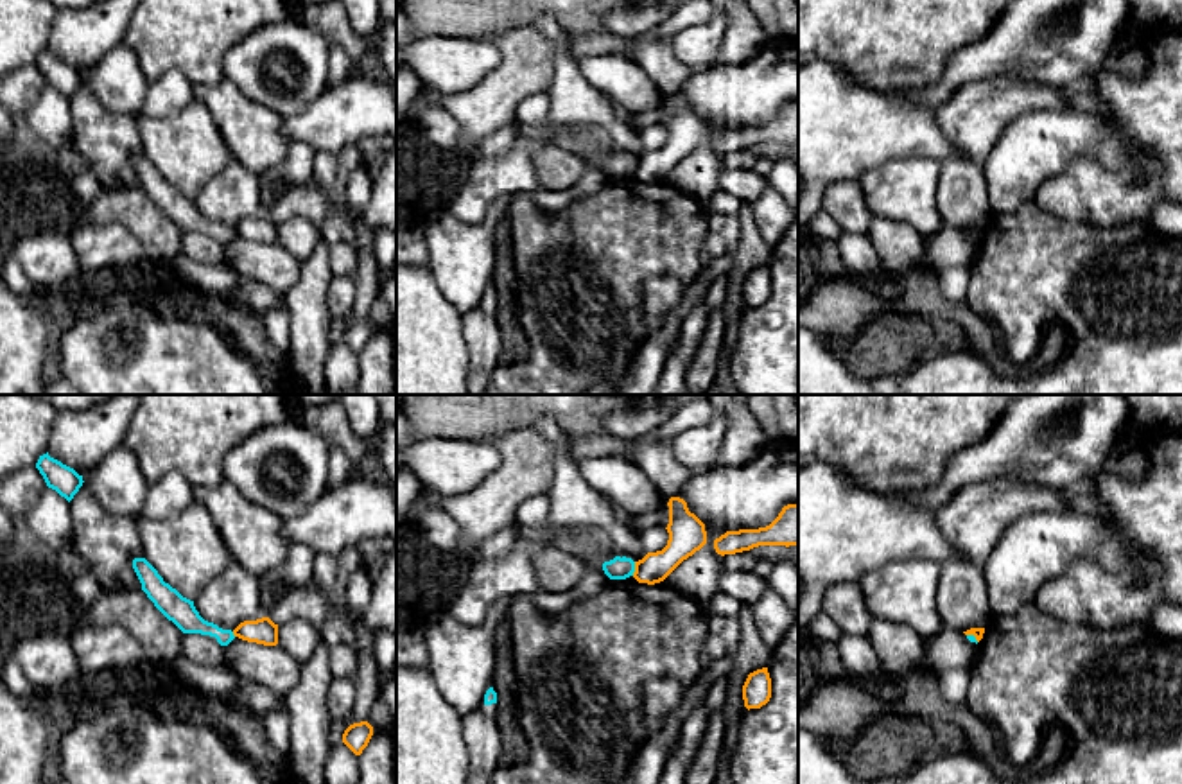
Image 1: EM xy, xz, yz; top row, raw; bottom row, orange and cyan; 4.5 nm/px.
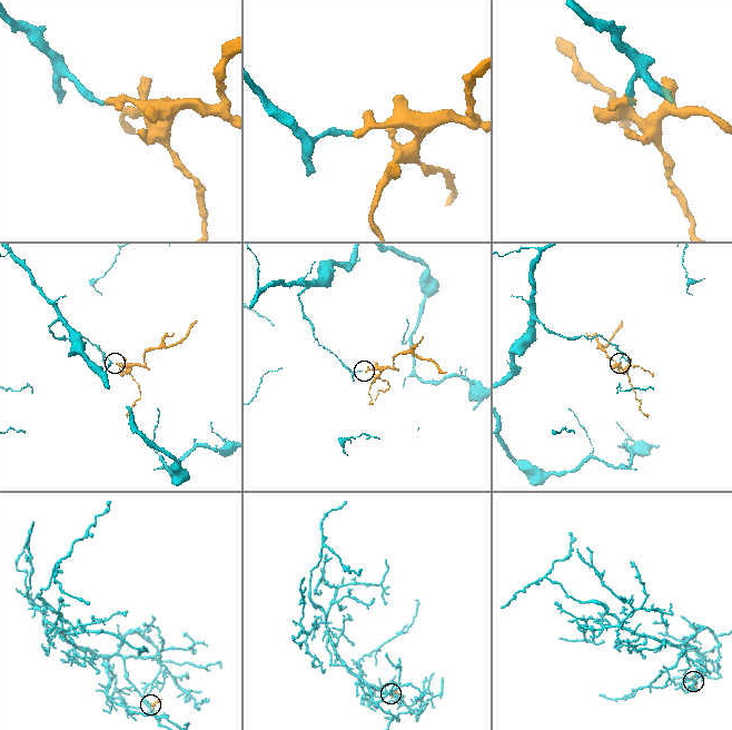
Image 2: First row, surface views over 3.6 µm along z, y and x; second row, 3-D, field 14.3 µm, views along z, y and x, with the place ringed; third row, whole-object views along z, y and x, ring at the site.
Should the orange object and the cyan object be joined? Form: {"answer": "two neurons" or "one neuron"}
{"answer": "two neurons"}

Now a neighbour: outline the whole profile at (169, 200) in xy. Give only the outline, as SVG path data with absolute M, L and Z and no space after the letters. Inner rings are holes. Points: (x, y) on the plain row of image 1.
M135 156L133 167L147 196L183 231L210 233L215 235L221 244L228 244L235 237L231 228L222 228L217 222L204 219L196 208L194 199L183 196L176 187L165 181L145 156Z

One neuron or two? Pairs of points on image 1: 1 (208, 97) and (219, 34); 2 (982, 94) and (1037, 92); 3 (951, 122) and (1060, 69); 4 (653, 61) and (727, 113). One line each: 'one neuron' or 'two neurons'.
1: two neurons
2: one neuron
3: two neurons
4: two neurons

